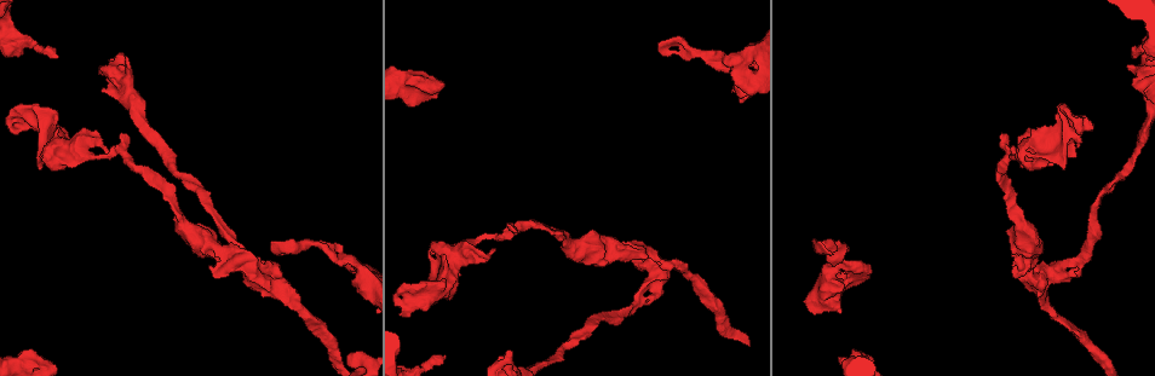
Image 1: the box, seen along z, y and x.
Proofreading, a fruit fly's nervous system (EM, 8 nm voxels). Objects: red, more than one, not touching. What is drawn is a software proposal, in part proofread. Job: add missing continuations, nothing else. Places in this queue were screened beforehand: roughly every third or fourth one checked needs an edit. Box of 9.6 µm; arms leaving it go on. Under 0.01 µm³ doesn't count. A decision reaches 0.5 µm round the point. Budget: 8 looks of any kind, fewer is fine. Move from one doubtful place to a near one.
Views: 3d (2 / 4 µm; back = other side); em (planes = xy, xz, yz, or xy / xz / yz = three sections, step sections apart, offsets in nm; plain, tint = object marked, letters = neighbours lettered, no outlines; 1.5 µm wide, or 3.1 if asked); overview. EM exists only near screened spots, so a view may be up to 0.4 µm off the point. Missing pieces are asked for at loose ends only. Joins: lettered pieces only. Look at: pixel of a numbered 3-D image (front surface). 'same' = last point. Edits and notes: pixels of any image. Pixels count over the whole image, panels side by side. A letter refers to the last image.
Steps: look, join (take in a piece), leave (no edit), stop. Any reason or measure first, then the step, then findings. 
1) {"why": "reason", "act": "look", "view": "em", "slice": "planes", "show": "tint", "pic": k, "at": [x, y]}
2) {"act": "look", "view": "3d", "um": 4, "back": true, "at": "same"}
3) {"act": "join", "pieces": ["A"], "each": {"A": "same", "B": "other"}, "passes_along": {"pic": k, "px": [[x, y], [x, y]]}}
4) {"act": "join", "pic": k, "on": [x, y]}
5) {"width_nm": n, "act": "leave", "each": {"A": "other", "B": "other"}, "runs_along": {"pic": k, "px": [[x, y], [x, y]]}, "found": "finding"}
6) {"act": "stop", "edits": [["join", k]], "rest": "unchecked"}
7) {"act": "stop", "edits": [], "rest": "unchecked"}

{"why": "branch stops here", "act": "look", "view": "3d", "um": 2, "pic": 1, "at": [1131, 56]}

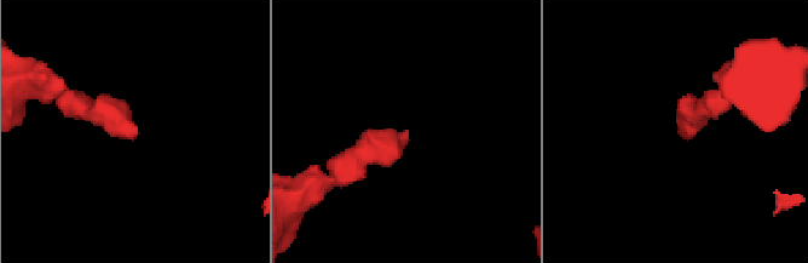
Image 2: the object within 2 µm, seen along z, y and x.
{"act": "look", "view": "em", "slice": "planes", "show": "letters", "pic": 2, "at": [407, 131]}

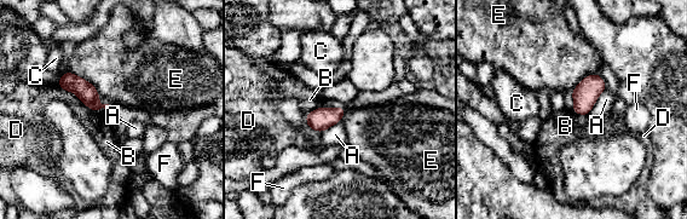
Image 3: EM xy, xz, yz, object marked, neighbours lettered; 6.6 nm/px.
{"act": "leave", "each": {"A": "other", "B": "other", "C": "other", "D": "other", "E": "other", "F": "other"}, "found": "no lettered piece goes on from it"}

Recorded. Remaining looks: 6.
{"why": "thick end", "act": "look", "view": "em", "slice": "xy", "step": 4, "show": "letters", "pic": 1, "at": [419, 284]}

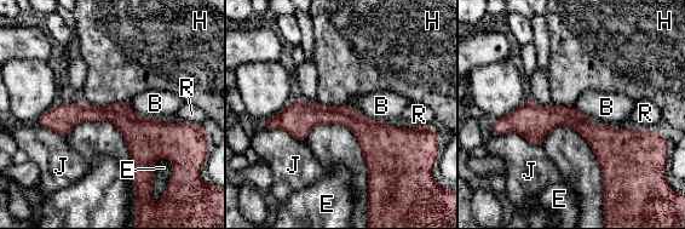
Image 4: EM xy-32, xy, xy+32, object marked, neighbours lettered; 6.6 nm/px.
{"why": "cut it another way", "act": "look", "view": "em", "slice": "planes", "show": "letters", "at": "same"}

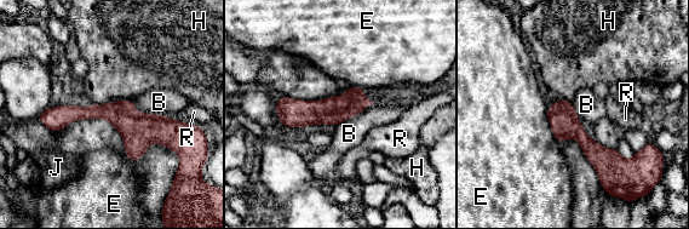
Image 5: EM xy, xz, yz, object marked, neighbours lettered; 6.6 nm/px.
{"act": "leave", "each": {"B": "other", "E": "other", "H": "other", "J": "other", "R": "other"}, "found": "no lettered piece goes on from it"}

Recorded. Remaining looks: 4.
{"why": "long arm stops here", "act": "look", "view": "3d", "um": 4, "pic": 1, "at": [663, 56]}

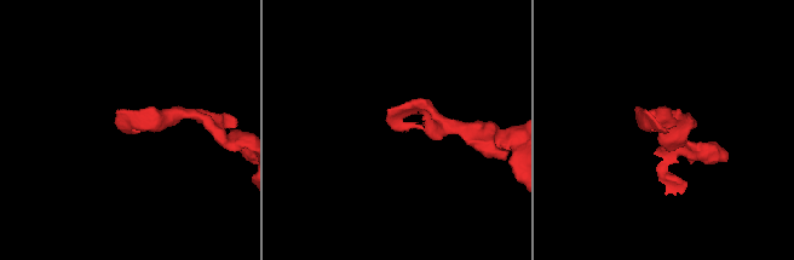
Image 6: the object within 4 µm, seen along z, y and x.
{"why": "need the tissue", "act": "look", "view": "em", "slice": "xy", "step": 8, "show": "letters", "pic": 6, "at": [126, 131]}

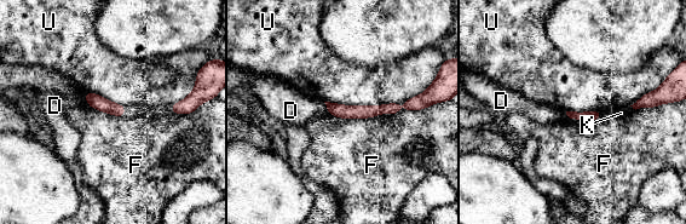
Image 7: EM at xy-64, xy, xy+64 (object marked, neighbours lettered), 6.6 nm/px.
{"why": "another direction", "act": "look", "view": "em", "slice": "planes", "show": "letters", "at": "same"}

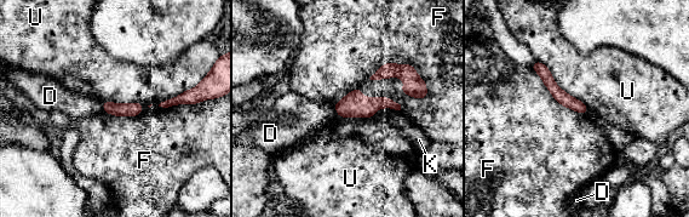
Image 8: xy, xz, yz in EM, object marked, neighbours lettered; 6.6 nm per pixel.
{"width_nm": 90, "act": "leave", "each": {"D": "other", "F": "other", "K": "other", "U": "other"}, "border": {"pic": 8, "px": [[368, 78], [411, 64], [428, 96]]}, "found": "no lettered piece goes on from it"}

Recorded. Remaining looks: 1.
{"act": "stop", "edits": [], "rest": "unchecked"}

